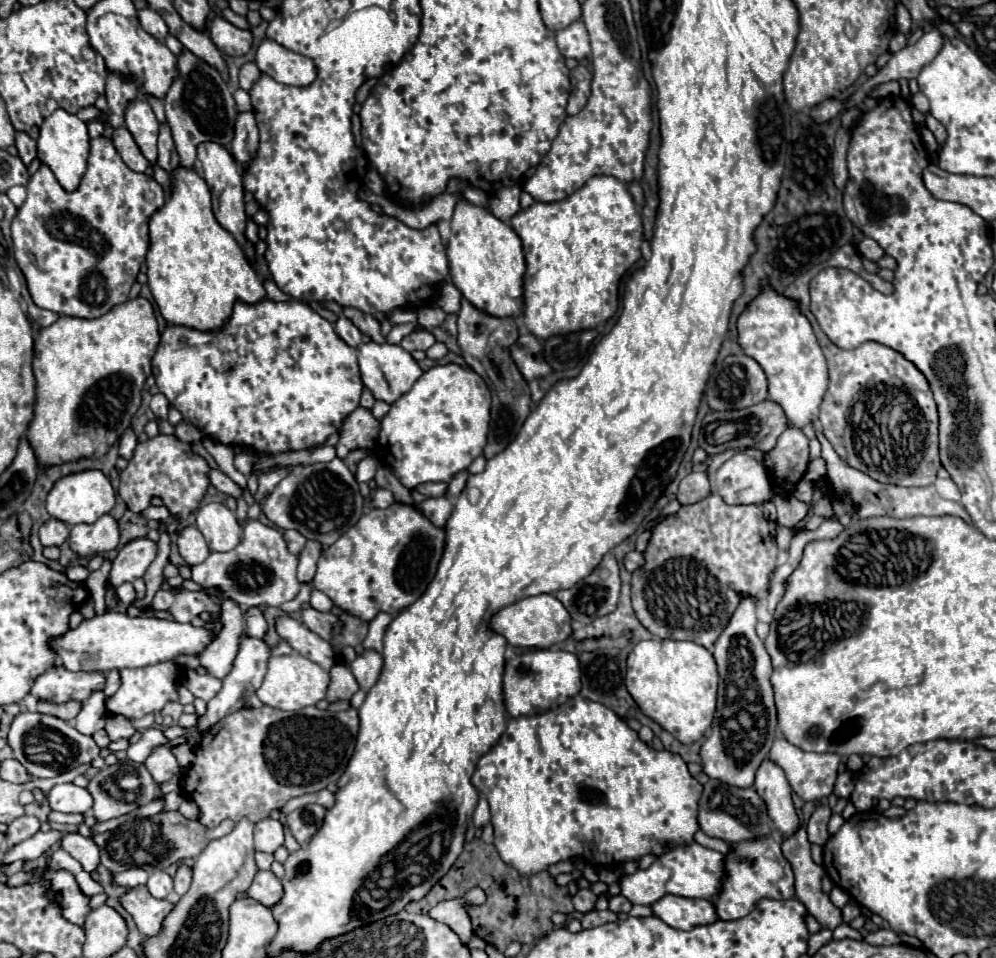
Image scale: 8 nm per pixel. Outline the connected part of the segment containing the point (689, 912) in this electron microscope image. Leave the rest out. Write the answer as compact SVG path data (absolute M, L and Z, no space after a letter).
M664 895L664 897L660 897L660 901L654 901L650 907L658 919L662 919L666 925L670 925L674 929L682 929L682 931L688 931L696 925L708 925L718 919L714 905L706 899Z

